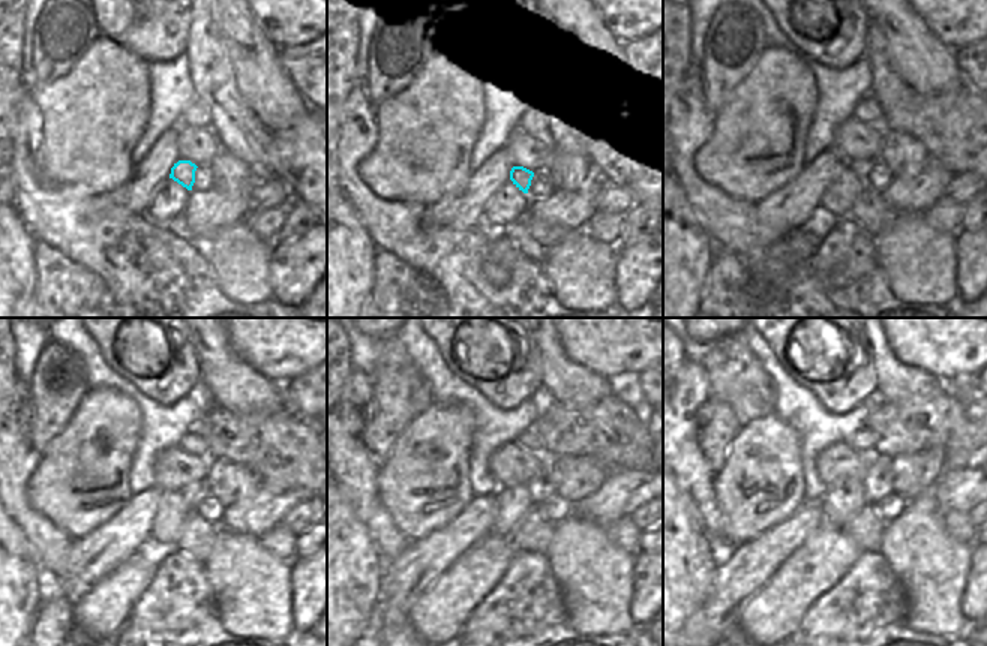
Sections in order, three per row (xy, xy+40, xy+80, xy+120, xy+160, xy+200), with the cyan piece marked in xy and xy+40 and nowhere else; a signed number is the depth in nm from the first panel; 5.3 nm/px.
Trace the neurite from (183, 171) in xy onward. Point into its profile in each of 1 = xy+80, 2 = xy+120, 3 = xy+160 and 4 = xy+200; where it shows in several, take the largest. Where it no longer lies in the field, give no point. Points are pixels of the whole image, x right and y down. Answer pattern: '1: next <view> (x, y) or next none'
1: next xy+80 (863, 168)
2: next xy+120 (197, 492)
3: next xy+160 (540, 487)
4: next xy+200 (878, 480)

